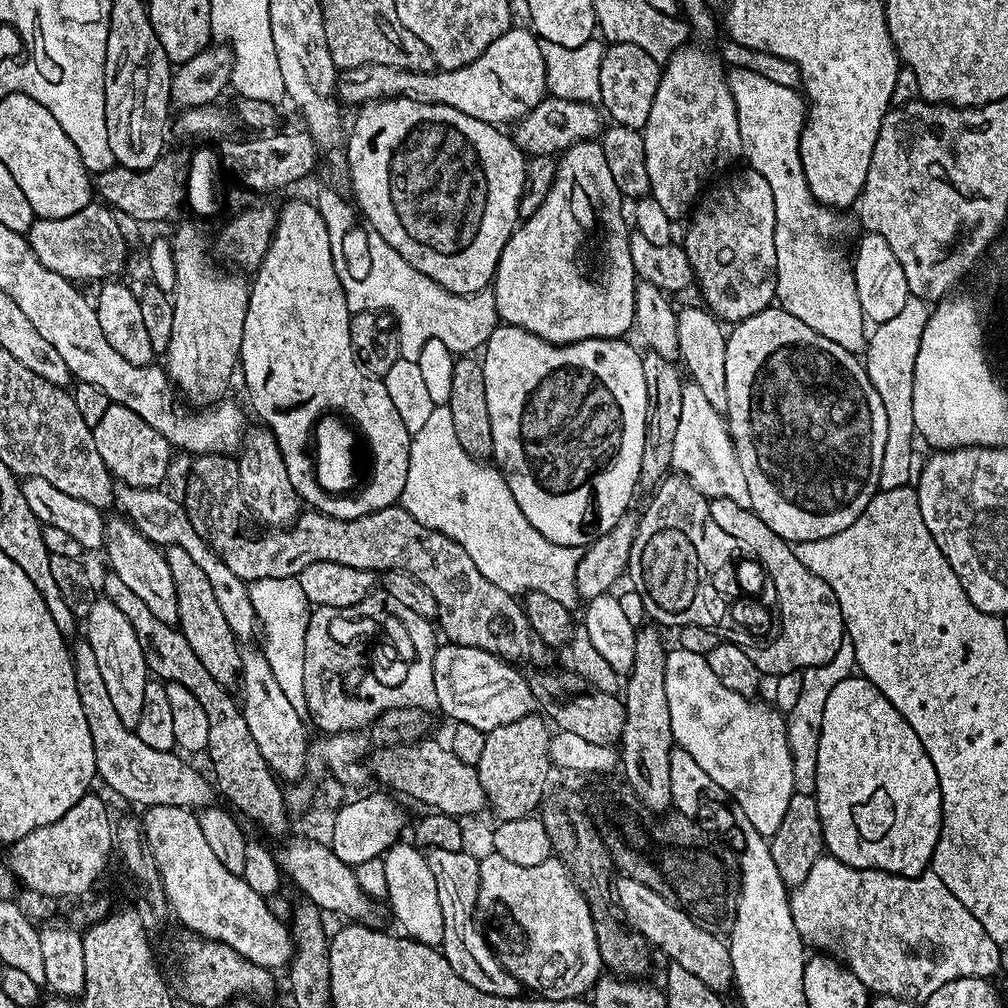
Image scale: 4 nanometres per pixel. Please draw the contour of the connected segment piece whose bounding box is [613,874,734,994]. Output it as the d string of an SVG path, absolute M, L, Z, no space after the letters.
M619 875L613 881L613 892L616 900L622 906L627 921L638 929L651 947L658 948L666 954L671 963L682 966L692 974L697 975L710 989L721 994L727 993L733 987L733 964L730 962L730 952L727 943L717 933L704 929L696 924L679 905L673 901L667 902L663 893L650 890L648 886L637 882L626 875Z

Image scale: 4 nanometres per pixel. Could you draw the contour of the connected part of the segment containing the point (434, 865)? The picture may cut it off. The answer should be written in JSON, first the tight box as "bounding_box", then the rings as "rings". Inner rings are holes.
{"bounding_box":[427,850,520,996],"rings":[[[431,850],[427,858],[430,870],[434,873],[434,882],[438,882],[438,902],[442,902],[442,951],[446,962],[454,966],[454,974],[458,974],[458,978],[466,978],[470,986],[478,986],[478,990],[486,994],[520,996],[520,981],[515,980],[500,963],[499,956],[489,947],[487,935],[472,917],[478,911],[476,899],[480,893],[480,861],[466,852],[450,850]]]}

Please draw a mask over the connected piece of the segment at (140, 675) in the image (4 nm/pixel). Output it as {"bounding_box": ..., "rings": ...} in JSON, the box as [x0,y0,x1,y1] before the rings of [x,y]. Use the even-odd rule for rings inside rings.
{"bounding_box":[86,598,150,730],"rings":[[[97,598],[94,606],[90,606],[86,624],[86,638],[102,670],[106,691],[114,701],[118,718],[122,718],[122,726],[134,730],[138,726],[138,718],[142,718],[142,702],[146,702],[146,686],[150,679],[146,658],[142,658],[142,646],[138,646],[138,637],[134,635],[134,626],[130,626],[126,614],[122,614],[114,602],[103,598]]]}

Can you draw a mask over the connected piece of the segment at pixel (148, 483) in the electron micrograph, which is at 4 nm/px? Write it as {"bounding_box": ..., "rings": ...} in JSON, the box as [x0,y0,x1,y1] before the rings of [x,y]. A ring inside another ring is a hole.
{"bounding_box":[92,403,174,488],"rings":[[[109,403],[105,416],[92,430],[99,457],[114,481],[129,484],[131,488],[160,488],[163,485],[174,449],[166,437],[150,426],[150,422],[142,422],[142,418],[138,418],[134,410],[126,410],[126,406]]]}

